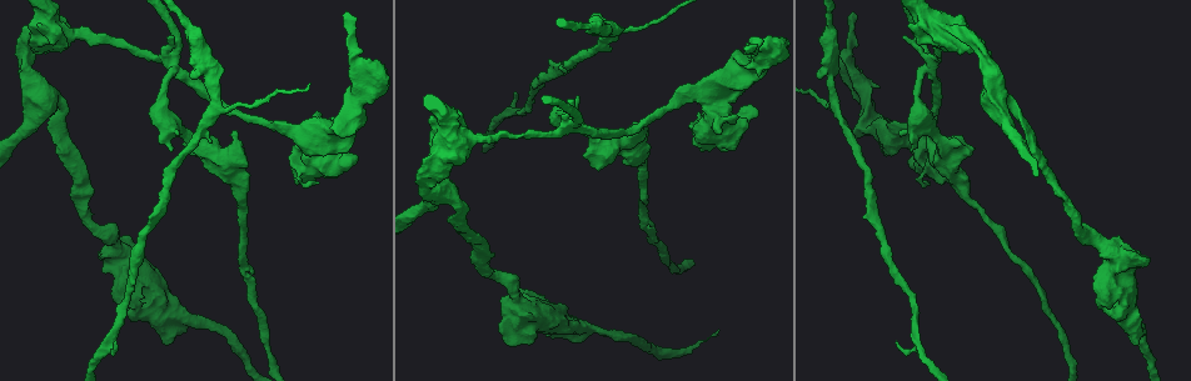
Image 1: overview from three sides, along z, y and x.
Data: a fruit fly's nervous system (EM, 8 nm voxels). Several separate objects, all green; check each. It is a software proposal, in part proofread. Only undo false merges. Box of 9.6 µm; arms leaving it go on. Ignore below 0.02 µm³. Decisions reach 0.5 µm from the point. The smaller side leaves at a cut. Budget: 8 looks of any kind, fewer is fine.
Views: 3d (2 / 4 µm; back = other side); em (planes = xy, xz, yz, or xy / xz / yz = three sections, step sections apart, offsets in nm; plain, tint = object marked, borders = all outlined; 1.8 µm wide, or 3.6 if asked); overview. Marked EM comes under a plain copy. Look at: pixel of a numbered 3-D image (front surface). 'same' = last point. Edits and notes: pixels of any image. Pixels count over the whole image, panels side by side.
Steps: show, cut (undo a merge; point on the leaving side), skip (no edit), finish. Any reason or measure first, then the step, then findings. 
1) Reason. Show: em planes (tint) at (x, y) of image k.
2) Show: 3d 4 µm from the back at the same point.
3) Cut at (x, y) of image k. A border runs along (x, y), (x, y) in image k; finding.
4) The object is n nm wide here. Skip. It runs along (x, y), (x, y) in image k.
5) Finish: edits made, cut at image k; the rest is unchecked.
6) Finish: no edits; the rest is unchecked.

Calibre changes. Show: em 3.6 µm planes (tint) at (868, 129) of image 1.

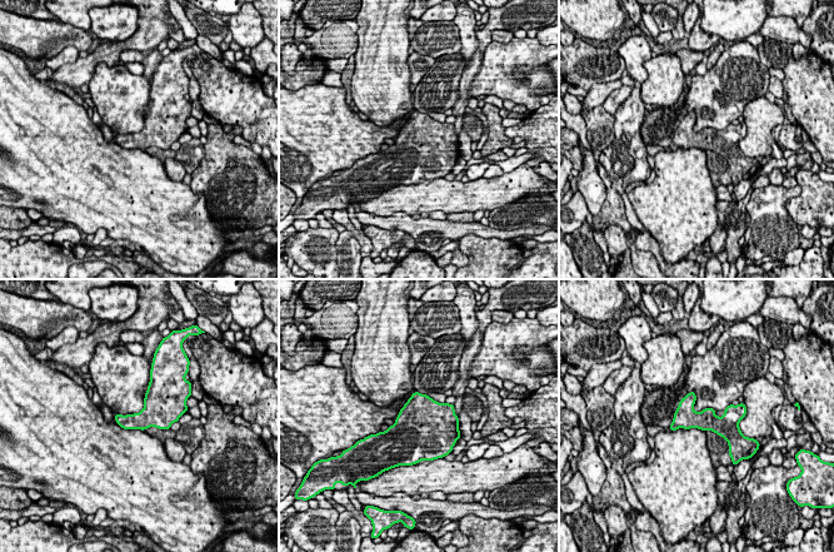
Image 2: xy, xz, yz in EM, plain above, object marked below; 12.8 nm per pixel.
The object is 280 nm wide here. Skip. It runs along (735, 418), (679, 421), (673, 427) in image 2; continuous, no second neuron.

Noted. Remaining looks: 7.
Sudden change in width. Show: 3d 4 µm at (926, 65) of image 1.

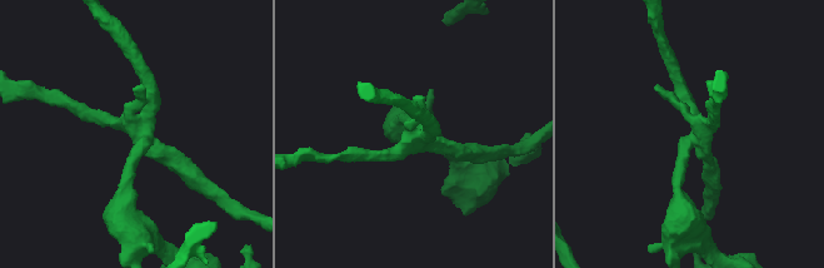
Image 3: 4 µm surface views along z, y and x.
4 arms meet here; shape alone is not enough. Show: em planes (tint) at (694, 138) of image 3.

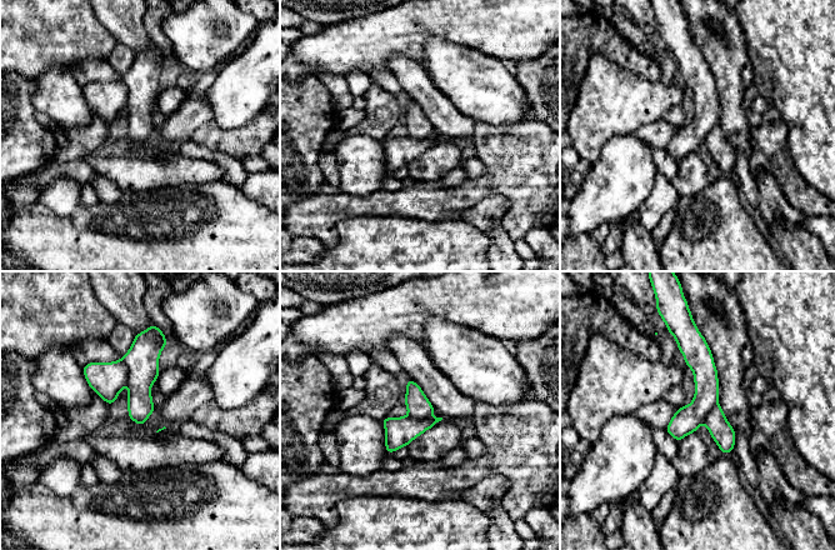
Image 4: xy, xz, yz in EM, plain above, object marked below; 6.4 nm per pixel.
Cut at (418, 405) of image 4. The part that leaves runs along (694, 336), (703, 401), (678, 436) in image 4; two neurons meet here.

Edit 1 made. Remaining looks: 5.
Show: overview.

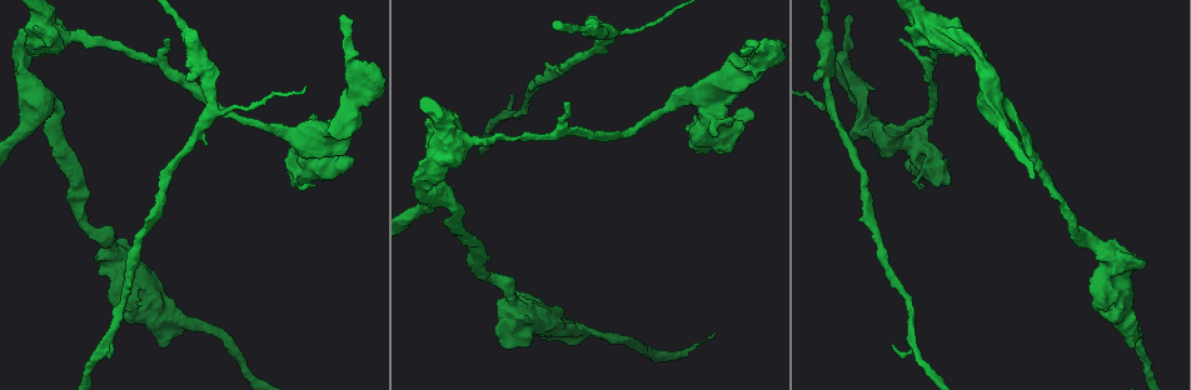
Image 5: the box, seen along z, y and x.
Branch point. Show: em planes (tint) at (600, 30) of image 5.

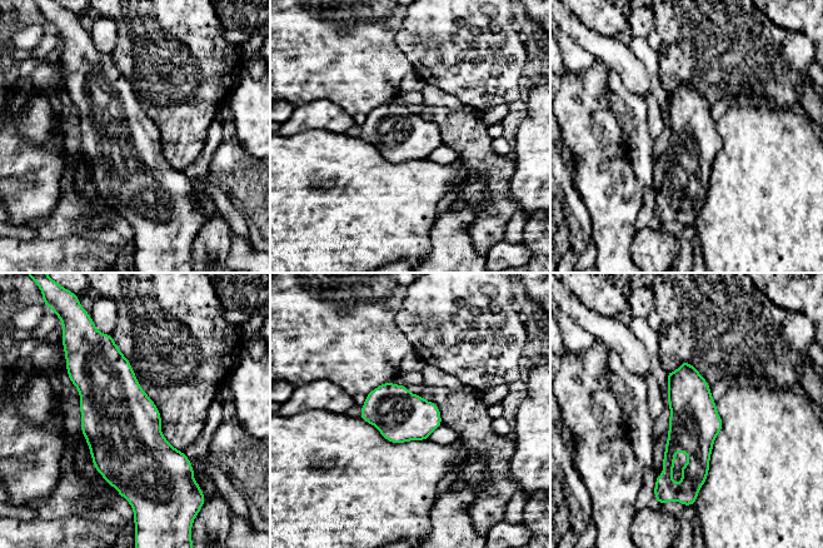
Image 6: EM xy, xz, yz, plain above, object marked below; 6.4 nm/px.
The object is 320 nm wide here. Skip. One neuron here.

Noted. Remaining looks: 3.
Finish: edits made, cut at image 4; the rest is unchecked.

